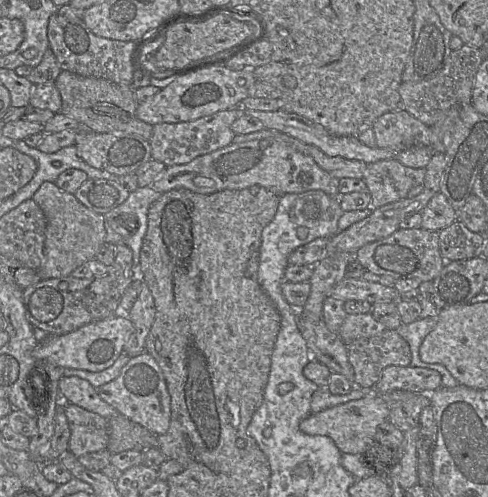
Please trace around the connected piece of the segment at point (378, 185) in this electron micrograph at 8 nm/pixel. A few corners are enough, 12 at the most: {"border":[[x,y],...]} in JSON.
{"border":[[396,159],[368,164],[368,209],[406,199],[424,168]]}

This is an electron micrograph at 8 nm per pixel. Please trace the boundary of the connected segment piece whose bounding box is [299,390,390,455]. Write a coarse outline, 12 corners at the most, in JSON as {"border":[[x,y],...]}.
{"border":[[381,394],[311,413],[299,425],[363,455],[390,410]]}

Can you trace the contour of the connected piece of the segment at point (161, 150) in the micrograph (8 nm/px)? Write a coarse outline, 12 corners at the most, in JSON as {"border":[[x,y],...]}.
{"border":[[244,110],[152,125],[152,159],[187,164],[234,141]]}

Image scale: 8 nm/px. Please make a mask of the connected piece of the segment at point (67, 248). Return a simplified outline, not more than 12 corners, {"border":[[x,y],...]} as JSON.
{"border":[[43,182],[41,279],[69,276],[106,243],[104,215]]}

